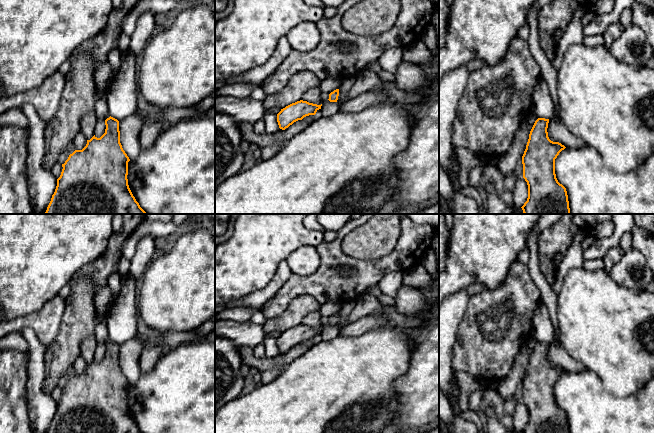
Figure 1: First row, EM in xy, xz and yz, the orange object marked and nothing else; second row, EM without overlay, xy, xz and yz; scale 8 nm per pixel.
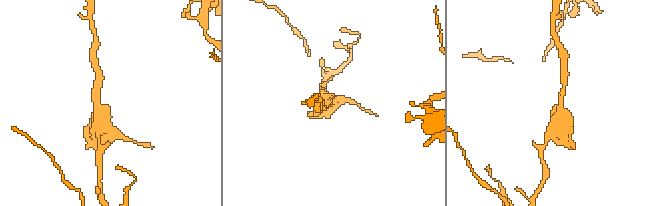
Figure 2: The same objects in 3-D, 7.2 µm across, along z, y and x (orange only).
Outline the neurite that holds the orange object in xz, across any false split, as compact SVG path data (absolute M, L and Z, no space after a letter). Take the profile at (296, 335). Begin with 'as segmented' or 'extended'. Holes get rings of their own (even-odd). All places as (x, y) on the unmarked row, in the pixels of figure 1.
as segmented; M303 324L286 330L277 338L279 352L285 354L294 346L302 344L306 340L315 339L321 330L322 328L317 329Z

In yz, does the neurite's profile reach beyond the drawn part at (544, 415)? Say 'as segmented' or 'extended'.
as segmented

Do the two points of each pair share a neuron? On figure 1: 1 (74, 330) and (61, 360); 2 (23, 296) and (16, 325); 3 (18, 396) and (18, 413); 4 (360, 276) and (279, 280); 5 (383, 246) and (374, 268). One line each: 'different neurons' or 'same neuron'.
1: same neuron
2: different neurons
3: same neuron
4: different neurons
5: different neurons

